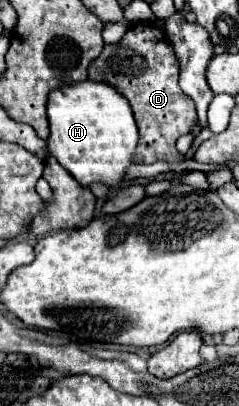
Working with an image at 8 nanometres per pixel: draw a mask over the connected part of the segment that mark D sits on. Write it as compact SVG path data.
M154 21L134 23L116 45L104 45L98 59L88 67L88 79L112 85L128 99L140 131L136 163L178 163L184 159L184 155L176 151L176 139L190 133L196 121L196 107L178 85L178 59L166 35L154 25Z

